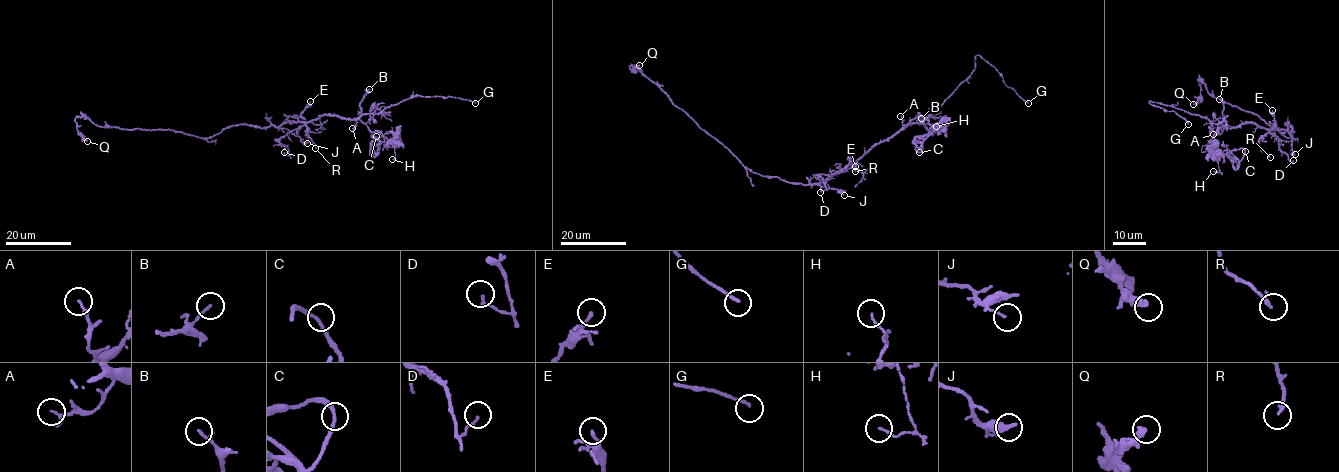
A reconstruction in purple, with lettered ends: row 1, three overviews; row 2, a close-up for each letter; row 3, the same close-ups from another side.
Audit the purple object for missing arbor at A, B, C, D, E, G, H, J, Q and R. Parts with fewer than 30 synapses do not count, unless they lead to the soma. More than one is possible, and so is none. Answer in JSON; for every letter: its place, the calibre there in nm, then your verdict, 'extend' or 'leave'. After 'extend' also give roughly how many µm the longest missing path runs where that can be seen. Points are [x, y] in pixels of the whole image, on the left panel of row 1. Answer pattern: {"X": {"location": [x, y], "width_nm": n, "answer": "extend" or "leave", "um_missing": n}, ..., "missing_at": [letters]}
{"A": {"location": [352, 128], "width_nm": 110, "answer": "leave"}, "B": {"location": [369, 89], "width_nm": 130, "answer": "leave"}, "C": {"location": [376, 136], "width_nm": 180, "answer": "leave"}, "D": {"location": [284, 152], "width_nm": 140, "answer": "leave"}, "E": {"location": [310, 101], "width_nm": 170, "answer": "leave"}, "G": {"location": [475, 103], "width_nm": 150, "answer": "extend", "um_missing": 5}, "H": {"location": [392, 159], "width_nm": 120, "answer": "leave"}, "J": {"location": [307, 143], "width_nm": 100, "answer": "leave"}, "Q": {"location": [87, 141], "width_nm": 280, "answer": "leave"}, "R": {"location": [315, 148], "width_nm": 170, "answer": "leave"}, "missing_at": ["G"]}

